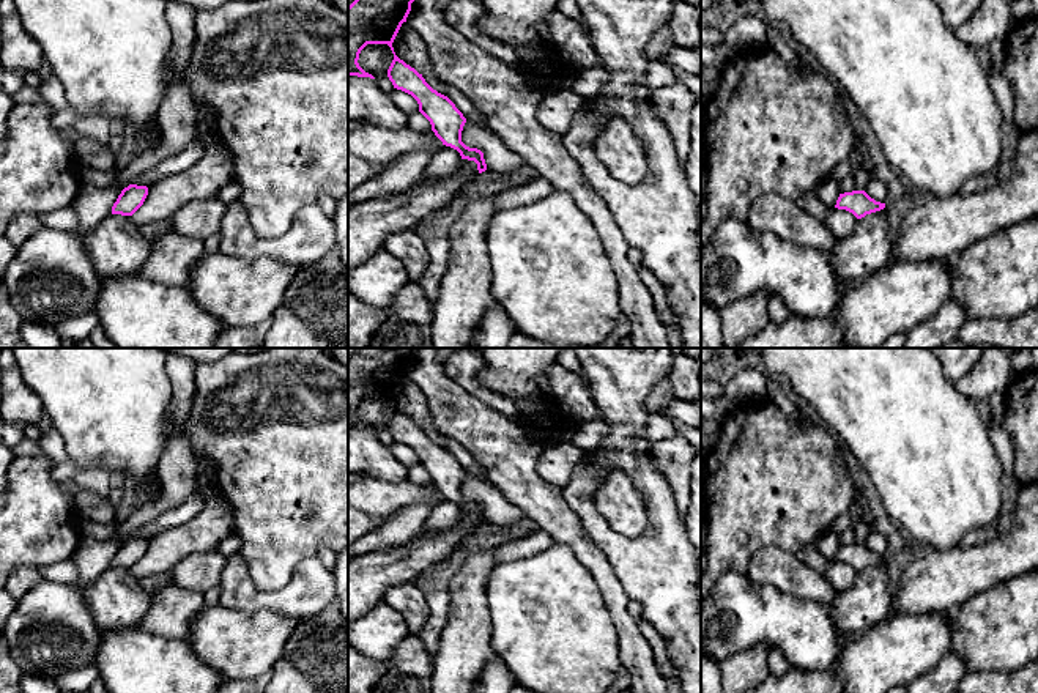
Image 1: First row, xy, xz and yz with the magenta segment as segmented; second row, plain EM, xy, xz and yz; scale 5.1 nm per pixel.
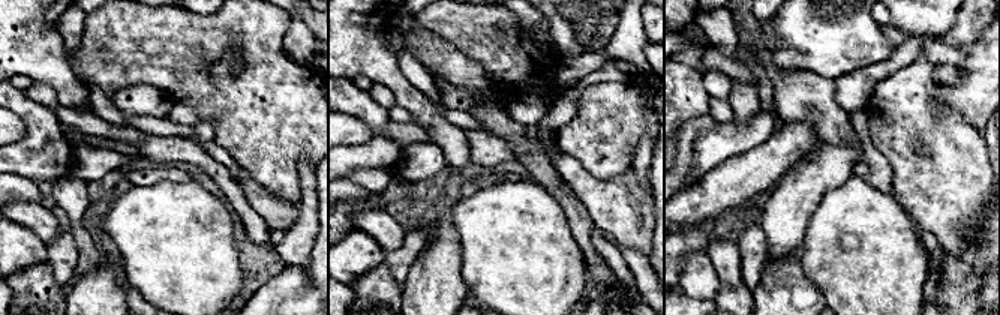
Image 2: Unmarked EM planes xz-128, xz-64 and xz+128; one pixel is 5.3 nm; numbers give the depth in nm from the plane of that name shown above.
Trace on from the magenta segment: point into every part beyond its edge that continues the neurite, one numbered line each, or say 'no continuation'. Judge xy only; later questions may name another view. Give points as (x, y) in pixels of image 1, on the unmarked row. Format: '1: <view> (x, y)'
no continuation

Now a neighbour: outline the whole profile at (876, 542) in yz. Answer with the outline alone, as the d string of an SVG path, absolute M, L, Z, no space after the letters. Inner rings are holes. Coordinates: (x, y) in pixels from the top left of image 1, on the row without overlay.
M871 532L865 542L865 545L874 551L876 554L885 556L888 554L888 537L880 532Z

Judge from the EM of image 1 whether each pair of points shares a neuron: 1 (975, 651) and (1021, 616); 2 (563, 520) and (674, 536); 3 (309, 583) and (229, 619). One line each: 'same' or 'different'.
1: same
2: different
3: different

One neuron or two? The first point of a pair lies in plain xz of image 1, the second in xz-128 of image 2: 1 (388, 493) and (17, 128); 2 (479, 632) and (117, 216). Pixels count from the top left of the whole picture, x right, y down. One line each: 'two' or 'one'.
1: one
2: two

